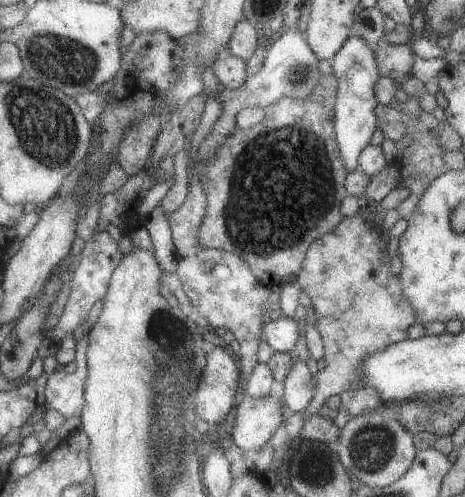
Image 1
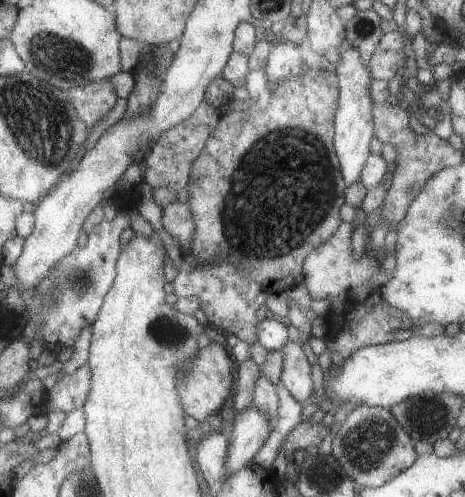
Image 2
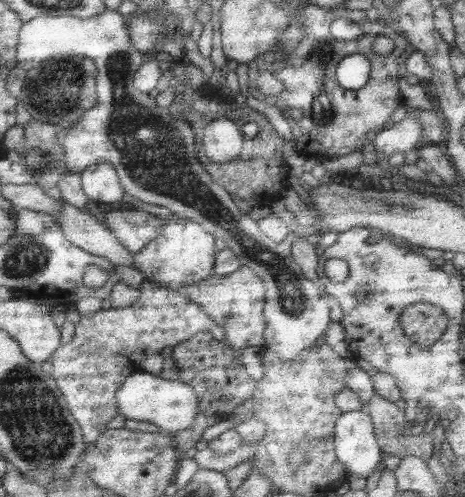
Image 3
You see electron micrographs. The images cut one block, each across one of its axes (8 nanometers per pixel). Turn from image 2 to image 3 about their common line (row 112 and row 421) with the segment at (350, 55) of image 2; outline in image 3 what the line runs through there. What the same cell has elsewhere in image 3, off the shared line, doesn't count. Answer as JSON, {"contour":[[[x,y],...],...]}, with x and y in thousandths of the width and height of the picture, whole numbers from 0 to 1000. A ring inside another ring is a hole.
{"contour":[[[785,825],[742,829],[720,845],[716,861],[720,922],[746,942],[751,958],[794,962],[819,938],[819,913],[806,885],[802,845]]]}

